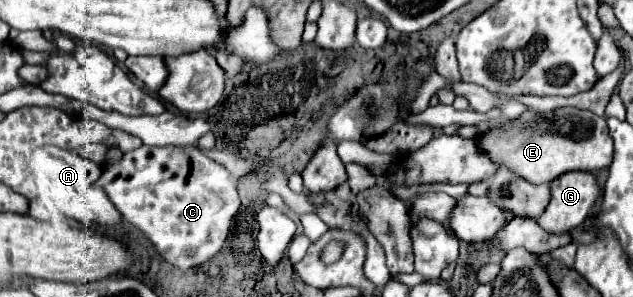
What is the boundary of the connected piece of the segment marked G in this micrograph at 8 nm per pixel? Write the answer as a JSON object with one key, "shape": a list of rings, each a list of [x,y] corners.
{"shape":[[[570,171],[550,183],[550,203],[536,223],[548,233],[568,233],[582,225],[600,189],[592,173]]]}

